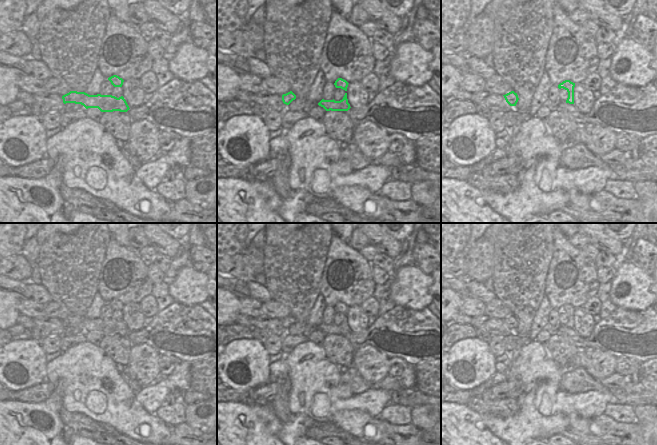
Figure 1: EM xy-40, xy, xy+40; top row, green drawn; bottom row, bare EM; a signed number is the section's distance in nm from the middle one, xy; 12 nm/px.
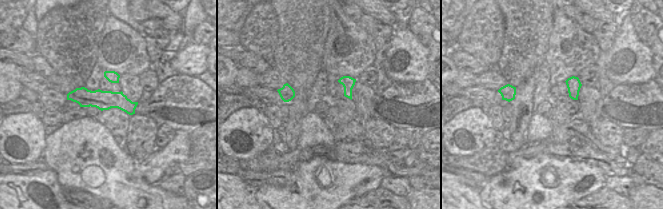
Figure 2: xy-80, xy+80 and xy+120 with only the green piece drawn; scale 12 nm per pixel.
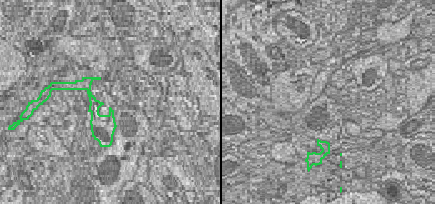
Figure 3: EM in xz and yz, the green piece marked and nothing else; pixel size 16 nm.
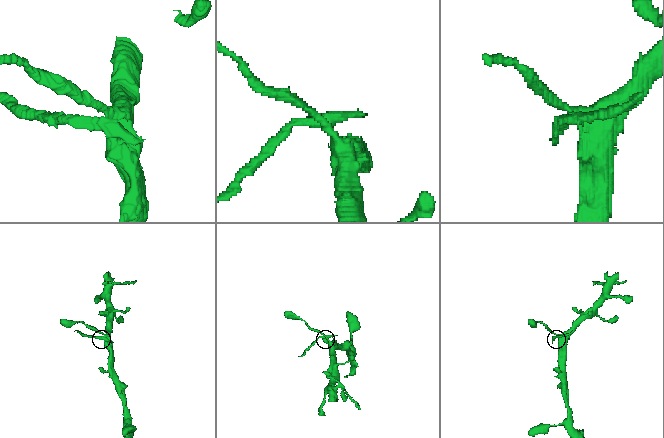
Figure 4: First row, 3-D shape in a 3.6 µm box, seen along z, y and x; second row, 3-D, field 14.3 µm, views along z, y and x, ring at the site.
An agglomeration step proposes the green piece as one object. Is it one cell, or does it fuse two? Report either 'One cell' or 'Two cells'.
Two cells

